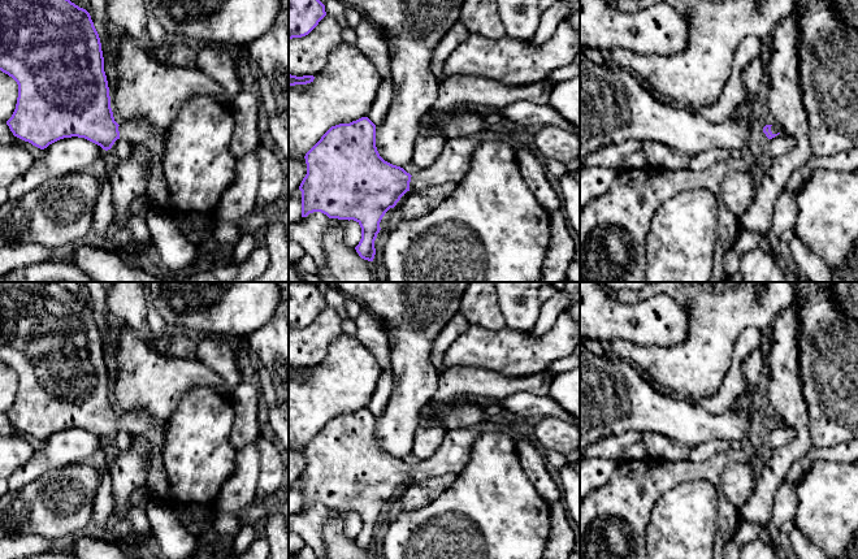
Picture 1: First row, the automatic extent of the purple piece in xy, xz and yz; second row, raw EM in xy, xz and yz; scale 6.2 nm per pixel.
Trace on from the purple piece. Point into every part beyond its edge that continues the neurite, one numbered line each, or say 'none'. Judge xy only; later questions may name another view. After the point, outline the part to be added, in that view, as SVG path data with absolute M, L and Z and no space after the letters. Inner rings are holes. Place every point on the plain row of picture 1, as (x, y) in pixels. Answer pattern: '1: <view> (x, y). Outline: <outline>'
1: xy (138, 421). Outline: M143 407L124 412L118 417L120 429L131 436L144 437L151 447L151 469L146 485L160 499L168 499L170 488L162 465L162 447L168 428L168 420L156 421Z

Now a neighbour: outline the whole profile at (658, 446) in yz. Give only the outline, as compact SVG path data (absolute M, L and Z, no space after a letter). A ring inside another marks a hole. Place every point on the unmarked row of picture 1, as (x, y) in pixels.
M645 432L642 433L642 441L649 456L671 462L686 460L689 458L690 448L688 446L660 433Z

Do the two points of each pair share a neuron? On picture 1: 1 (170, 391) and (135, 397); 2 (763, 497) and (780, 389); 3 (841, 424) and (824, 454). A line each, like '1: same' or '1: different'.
1: same
2: same
3: different

